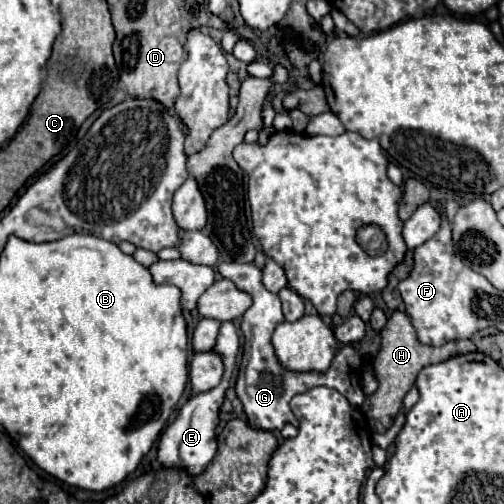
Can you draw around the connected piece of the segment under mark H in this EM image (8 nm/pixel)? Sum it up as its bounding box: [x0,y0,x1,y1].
[368,311,476,431]

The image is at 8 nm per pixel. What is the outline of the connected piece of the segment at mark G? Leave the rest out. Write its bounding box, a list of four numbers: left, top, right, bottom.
[218,263,302,431]

